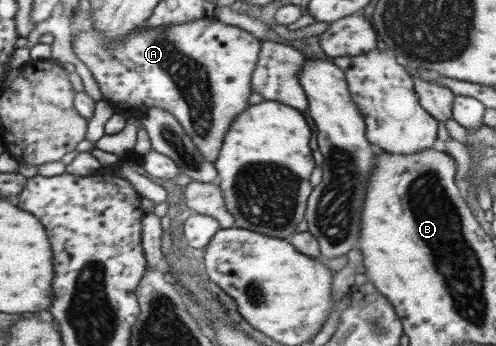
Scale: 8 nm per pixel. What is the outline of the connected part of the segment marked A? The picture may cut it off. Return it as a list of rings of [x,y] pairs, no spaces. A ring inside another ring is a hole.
[[[214,17],[156,28],[146,28],[146,25],[142,25],[116,42],[104,38],[102,32],[98,32],[91,23],[92,18],[84,22],[83,29],[74,39],[73,50],[90,69],[104,99],[113,104],[128,103],[128,113],[138,118],[152,107],[166,109],[180,122],[203,157],[215,162],[232,121],[244,109],[250,107],[248,97],[252,95],[251,79],[262,41],[256,39],[252,33],[234,25],[224,24]]]

